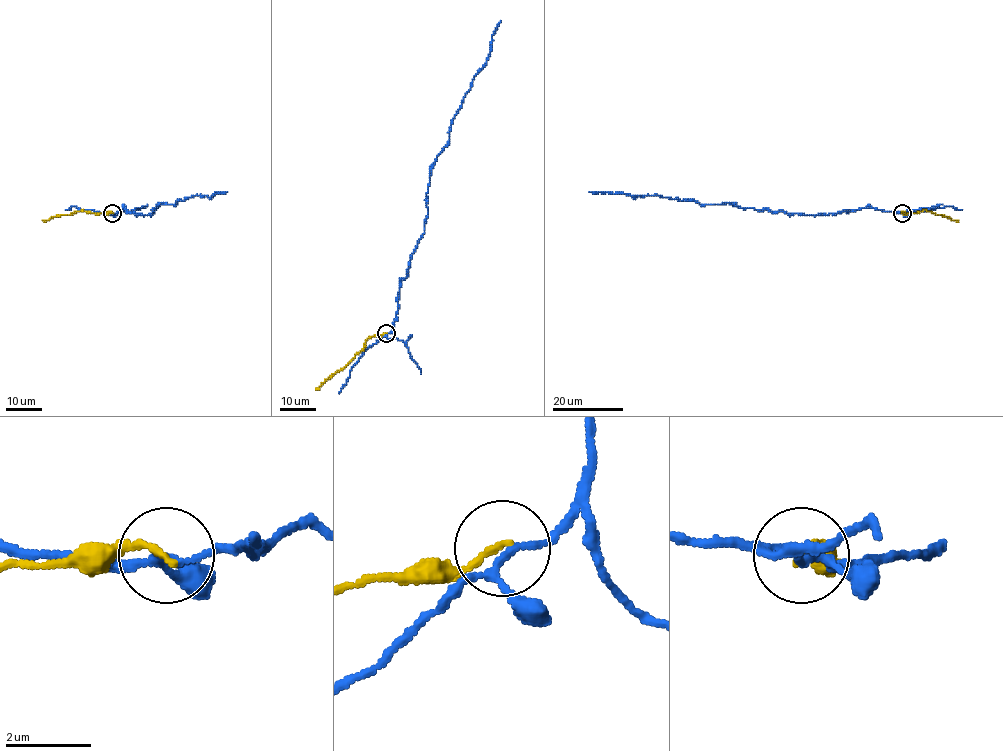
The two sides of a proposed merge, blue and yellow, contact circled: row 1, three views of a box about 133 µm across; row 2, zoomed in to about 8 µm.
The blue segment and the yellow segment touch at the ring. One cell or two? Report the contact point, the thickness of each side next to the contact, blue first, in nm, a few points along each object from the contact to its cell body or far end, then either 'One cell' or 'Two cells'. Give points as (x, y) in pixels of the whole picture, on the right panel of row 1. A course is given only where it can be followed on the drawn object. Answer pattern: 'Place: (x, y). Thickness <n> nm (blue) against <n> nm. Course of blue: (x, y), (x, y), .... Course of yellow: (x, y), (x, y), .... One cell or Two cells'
Place: (902, 213). Thickness 140 nm (blue) against 170 nm. Course of blue: (902, 212), (864, 207), (809, 215), (725, 203), (699, 205), (656, 194), (633, 197), (589, 192). Course of yellow: (902, 212), (926, 210), (958, 220). Two cells

